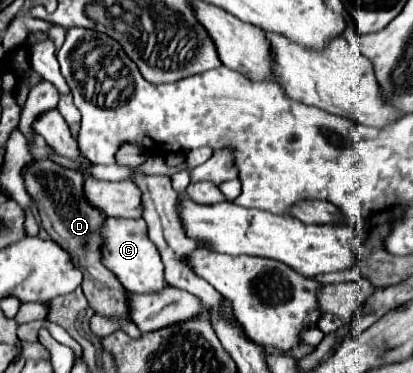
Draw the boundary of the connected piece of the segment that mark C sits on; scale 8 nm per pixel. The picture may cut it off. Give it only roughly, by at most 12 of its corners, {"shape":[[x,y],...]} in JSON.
{"shape":[[110,217],[106,267],[130,293],[168,287],[142,219]]}

